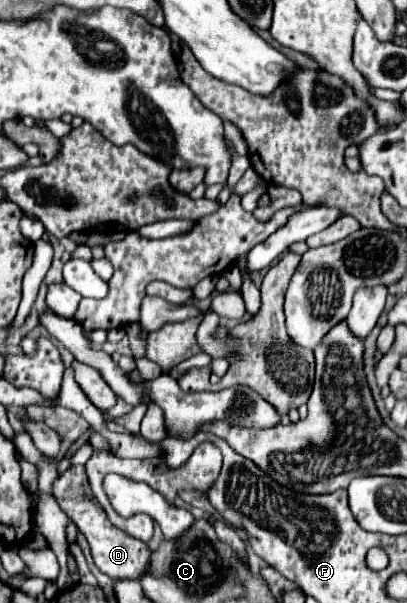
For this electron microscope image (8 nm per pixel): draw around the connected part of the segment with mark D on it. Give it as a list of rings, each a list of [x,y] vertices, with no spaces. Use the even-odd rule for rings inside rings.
[[[71,466],[67,472],[63,472],[53,482],[53,498],[57,500],[59,508],[77,524],[81,534],[87,538],[93,562],[103,574],[111,576],[113,580],[141,580],[143,572],[149,566],[149,546],[145,542],[121,532],[119,528],[115,528],[109,522],[105,510],[95,500],[93,492],[89,488],[83,466]]]

